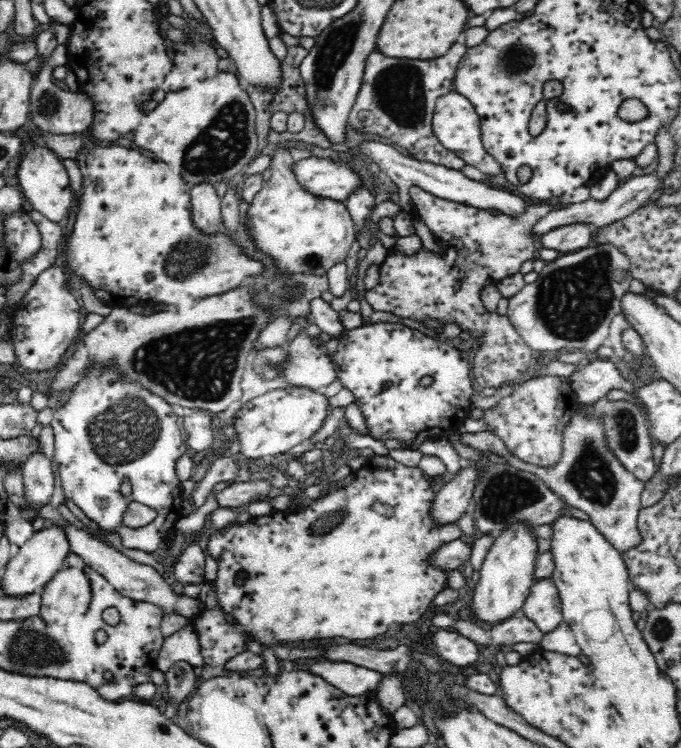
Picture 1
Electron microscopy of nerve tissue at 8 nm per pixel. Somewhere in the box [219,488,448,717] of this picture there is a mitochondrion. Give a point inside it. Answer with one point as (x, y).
(331, 520)

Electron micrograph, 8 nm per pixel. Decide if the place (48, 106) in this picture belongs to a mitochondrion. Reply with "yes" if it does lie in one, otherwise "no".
yes

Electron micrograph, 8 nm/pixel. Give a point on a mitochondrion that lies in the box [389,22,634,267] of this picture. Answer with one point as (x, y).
(513, 61)

